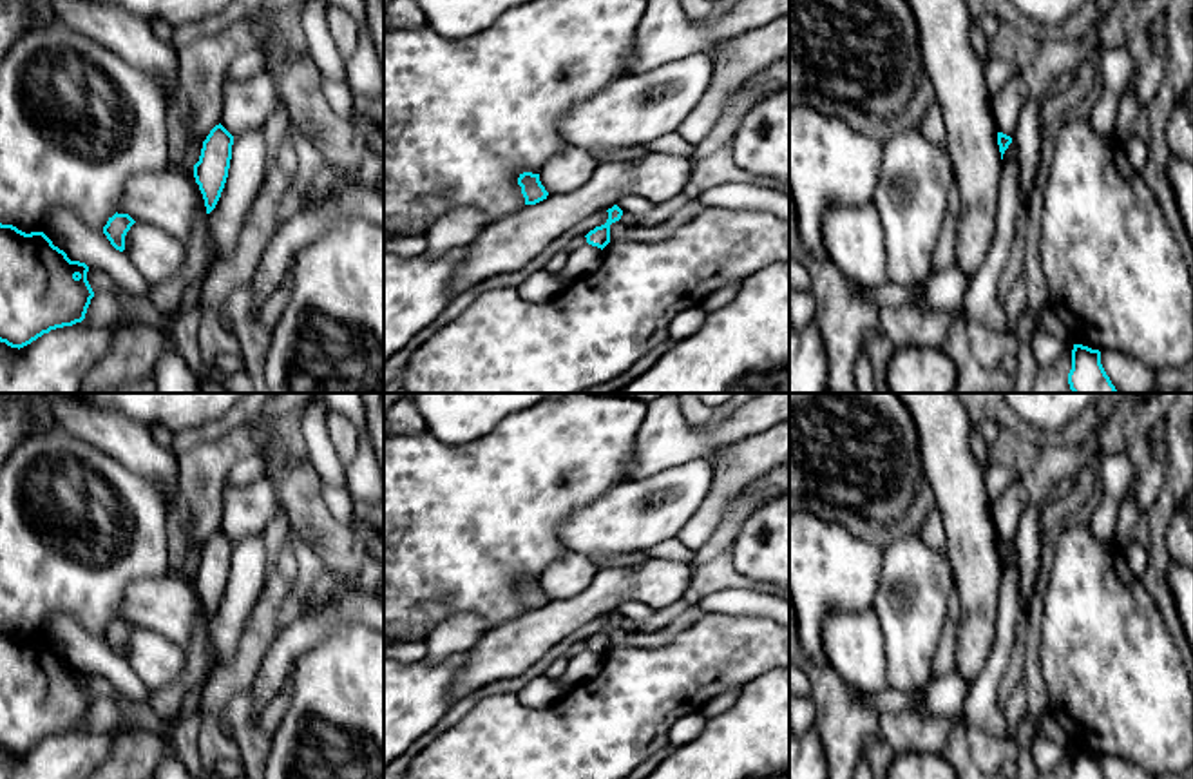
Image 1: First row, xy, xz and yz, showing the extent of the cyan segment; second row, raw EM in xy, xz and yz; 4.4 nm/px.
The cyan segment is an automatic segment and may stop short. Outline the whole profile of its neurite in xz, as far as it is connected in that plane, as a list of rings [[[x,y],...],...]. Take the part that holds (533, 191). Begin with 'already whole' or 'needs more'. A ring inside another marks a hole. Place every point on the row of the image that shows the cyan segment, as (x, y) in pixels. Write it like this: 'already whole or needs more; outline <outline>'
already whole; outline [[[523,172],[518,178],[518,185],[521,187],[521,194],[525,197],[525,205],[536,205],[547,199],[549,192],[539,181],[539,174]]]

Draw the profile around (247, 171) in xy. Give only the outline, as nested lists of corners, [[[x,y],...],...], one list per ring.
[[[261,129],[234,138],[224,188],[215,208],[205,217],[217,259],[228,259],[235,250],[243,219],[262,185],[266,158],[266,139]]]

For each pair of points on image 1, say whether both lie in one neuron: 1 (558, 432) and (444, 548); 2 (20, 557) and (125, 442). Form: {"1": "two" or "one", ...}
{"1": "one", "2": "two"}

